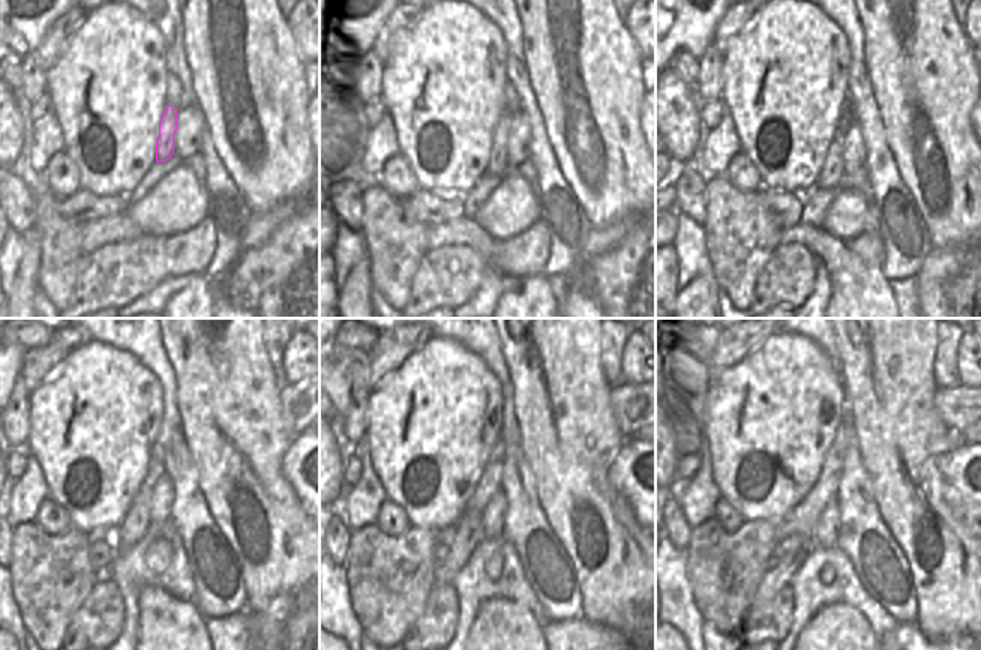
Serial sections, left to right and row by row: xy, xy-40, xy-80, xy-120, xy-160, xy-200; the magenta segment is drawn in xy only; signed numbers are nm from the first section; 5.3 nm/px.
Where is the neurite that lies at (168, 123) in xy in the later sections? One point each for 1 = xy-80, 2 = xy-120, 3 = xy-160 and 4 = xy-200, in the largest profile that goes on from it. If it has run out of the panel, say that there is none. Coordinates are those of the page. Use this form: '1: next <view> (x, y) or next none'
1: next xy-80 (831, 173)
2: next xy-120 (162, 497)
3: next xy-160 (494, 514)
4: next xy-200 (825, 535)

